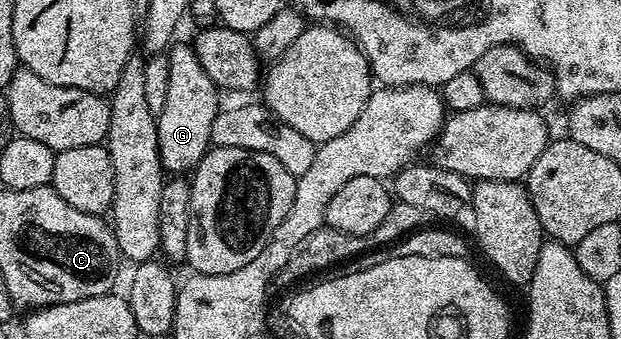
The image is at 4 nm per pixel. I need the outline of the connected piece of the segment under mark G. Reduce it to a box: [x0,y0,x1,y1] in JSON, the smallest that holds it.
[156,42,219,173]

